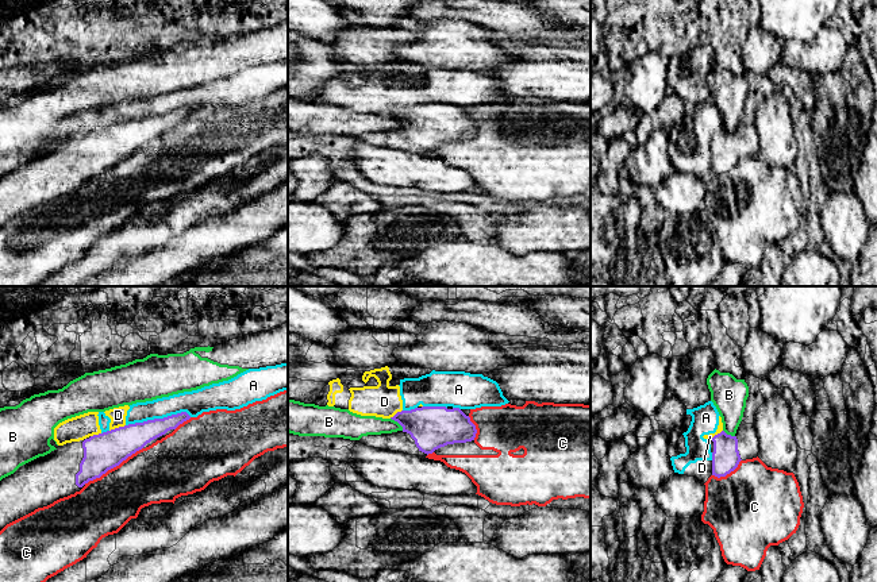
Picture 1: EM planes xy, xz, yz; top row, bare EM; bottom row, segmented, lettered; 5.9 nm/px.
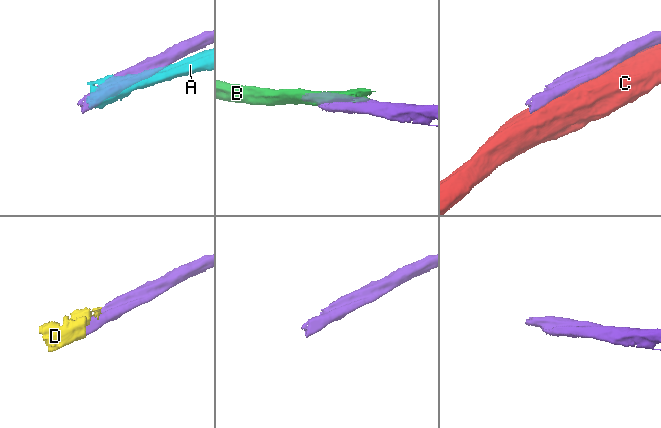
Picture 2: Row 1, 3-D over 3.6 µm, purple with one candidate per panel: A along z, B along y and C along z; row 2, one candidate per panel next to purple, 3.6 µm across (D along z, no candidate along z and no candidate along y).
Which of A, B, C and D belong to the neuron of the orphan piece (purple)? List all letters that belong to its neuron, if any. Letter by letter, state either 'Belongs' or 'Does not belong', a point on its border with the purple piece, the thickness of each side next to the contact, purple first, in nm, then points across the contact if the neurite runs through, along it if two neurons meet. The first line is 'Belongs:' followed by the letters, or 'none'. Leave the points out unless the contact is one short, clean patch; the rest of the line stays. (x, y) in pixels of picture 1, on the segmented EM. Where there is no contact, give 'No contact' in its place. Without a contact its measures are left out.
Belongs: none
A: Does not belong. Touches purple at xy (158, 419). Thickness 180 nm (purple) against 150 nm
B: Does not belong. Touches purple at xz (397, 421). Thickness 260 nm (purple) against 140 nm
C: Does not belong. Touches purple at xy (112, 467). Thickness 220 nm (purple) against 340 nm
D: Does not belong. Touches purple at xy (116, 428). Thickness 220 nm (purple) against 100 nm. Boundary: xy (124, 424), (110, 431)

